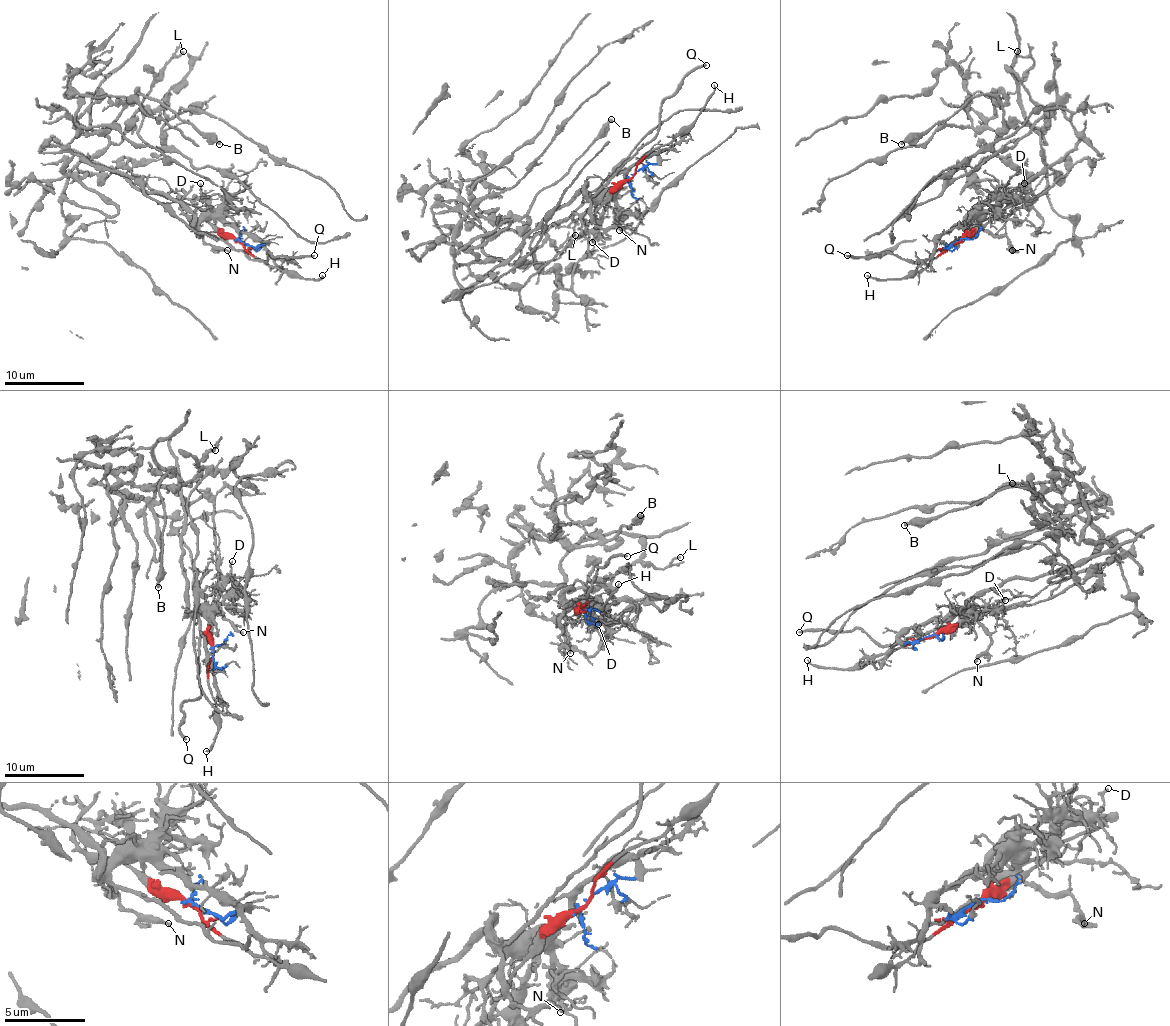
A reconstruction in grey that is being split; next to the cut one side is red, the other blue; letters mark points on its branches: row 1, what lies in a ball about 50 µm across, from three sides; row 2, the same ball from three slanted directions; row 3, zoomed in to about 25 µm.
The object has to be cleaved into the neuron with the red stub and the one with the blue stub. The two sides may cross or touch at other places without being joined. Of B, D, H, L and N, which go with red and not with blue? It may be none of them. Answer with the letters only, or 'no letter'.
B, H, L

